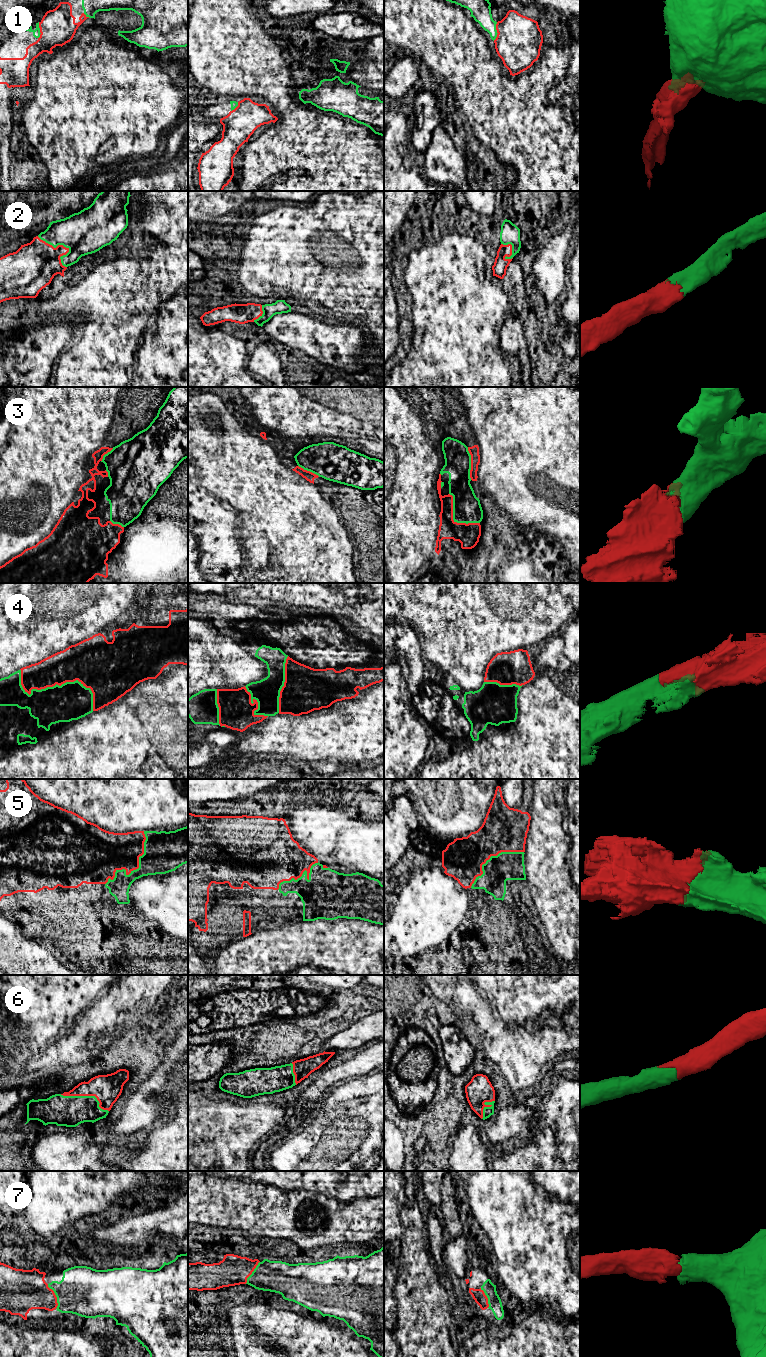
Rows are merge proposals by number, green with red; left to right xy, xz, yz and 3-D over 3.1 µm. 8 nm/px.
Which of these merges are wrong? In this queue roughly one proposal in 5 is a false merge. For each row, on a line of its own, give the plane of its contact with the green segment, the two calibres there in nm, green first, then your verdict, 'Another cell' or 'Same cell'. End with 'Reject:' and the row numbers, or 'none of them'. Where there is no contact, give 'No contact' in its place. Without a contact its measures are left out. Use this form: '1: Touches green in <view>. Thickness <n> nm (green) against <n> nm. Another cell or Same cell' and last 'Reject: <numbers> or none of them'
1: Touches green in yz. Thickness 160 nm (green) against 360 nm. Same cell
2: Touches green in xy. Thickness 340 nm (green) against 340 nm. Same cell
3: Touches green in yz. Thickness 220 nm (green) against 180 nm. Same cell
4: Touches green in xy. Thickness 300 nm (green) against 280 nm. Same cell
5: Touches green in xy. Thickness 300 nm (green) against 300 nm. Same cell
6: Touches green in xy. Thickness 260 nm (green) against 220 nm. Same cell
7: Touches green in xy. Thickness 400 nm (green) against 320 nm. Same cell
Reject: none of them

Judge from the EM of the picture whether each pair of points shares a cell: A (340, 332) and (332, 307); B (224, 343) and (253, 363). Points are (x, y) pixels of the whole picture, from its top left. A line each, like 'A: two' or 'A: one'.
A: two
B: two

